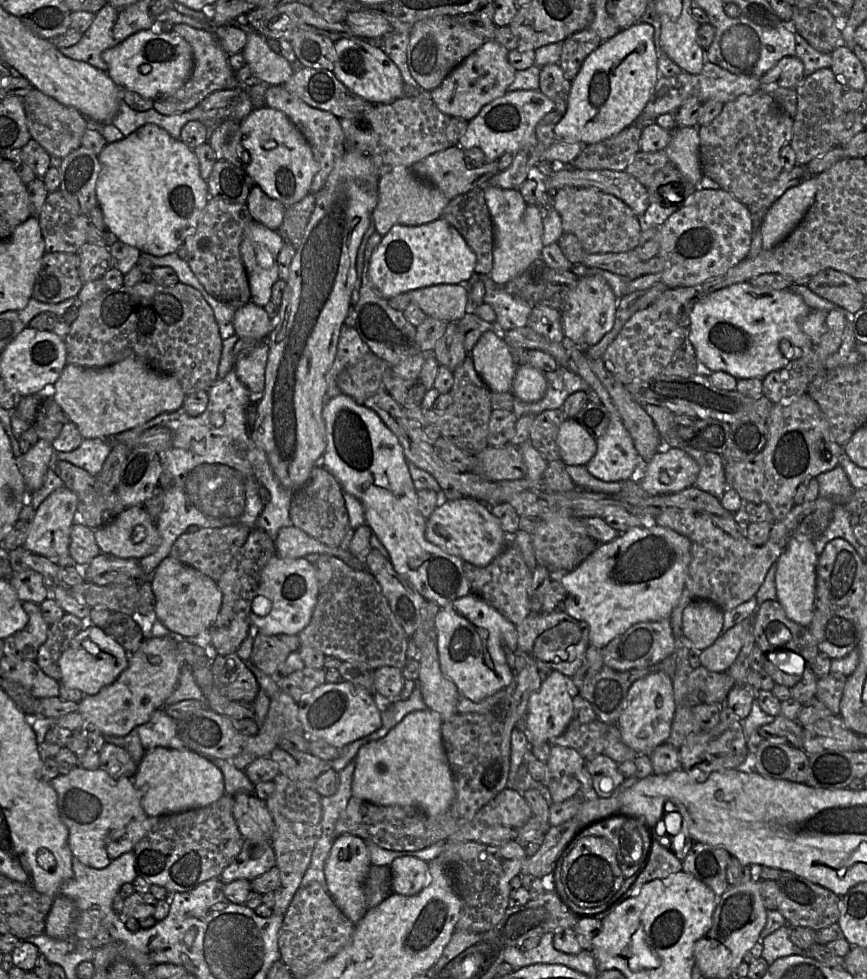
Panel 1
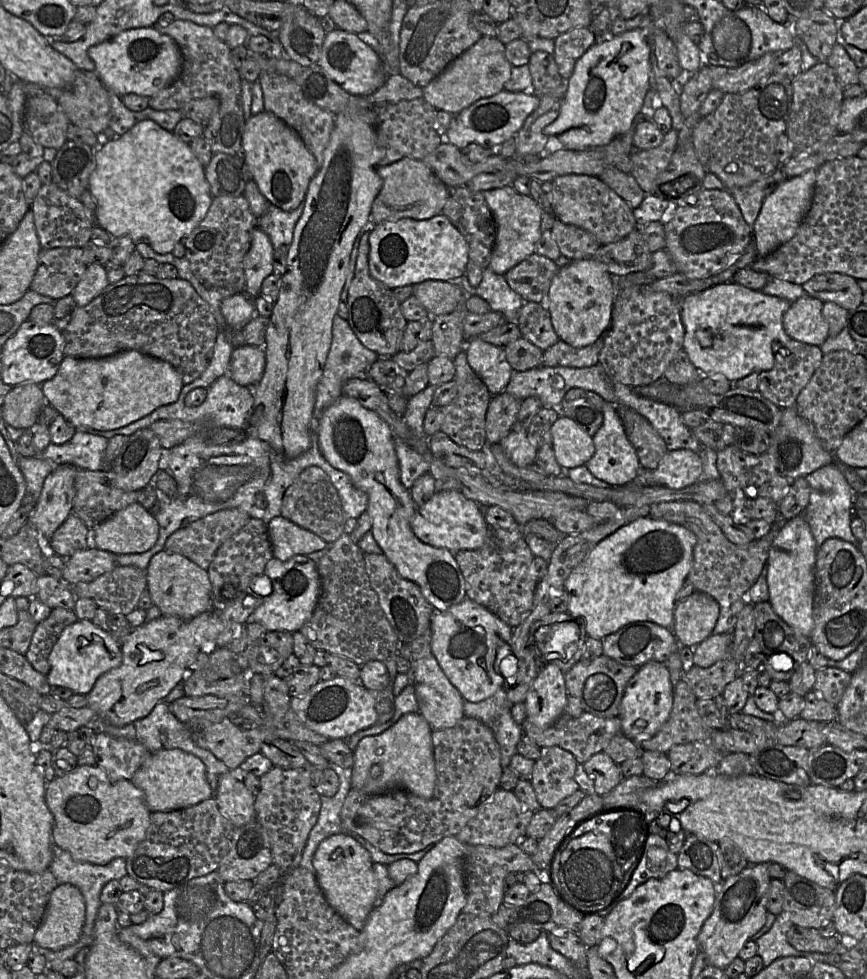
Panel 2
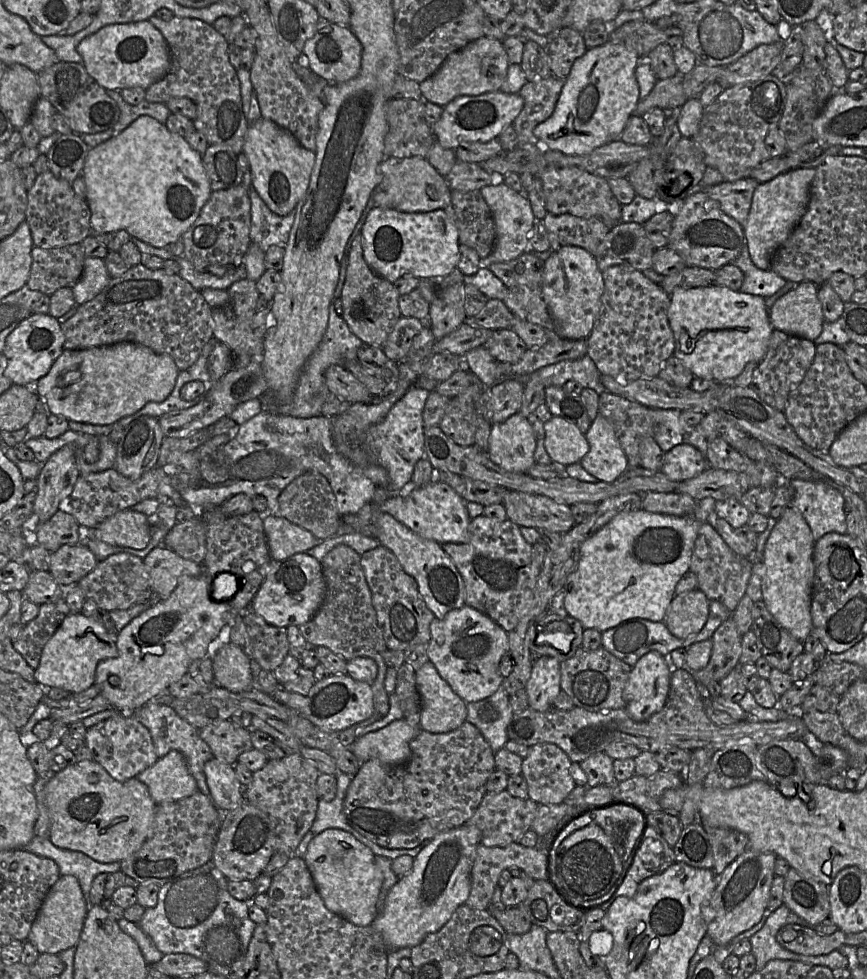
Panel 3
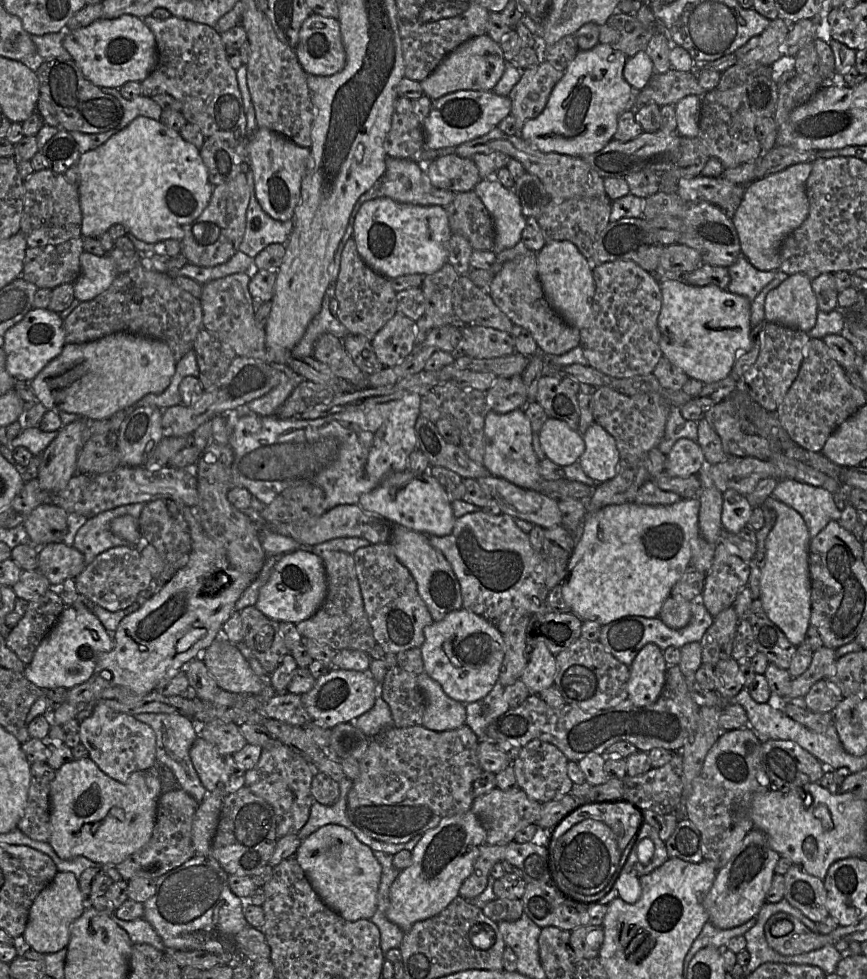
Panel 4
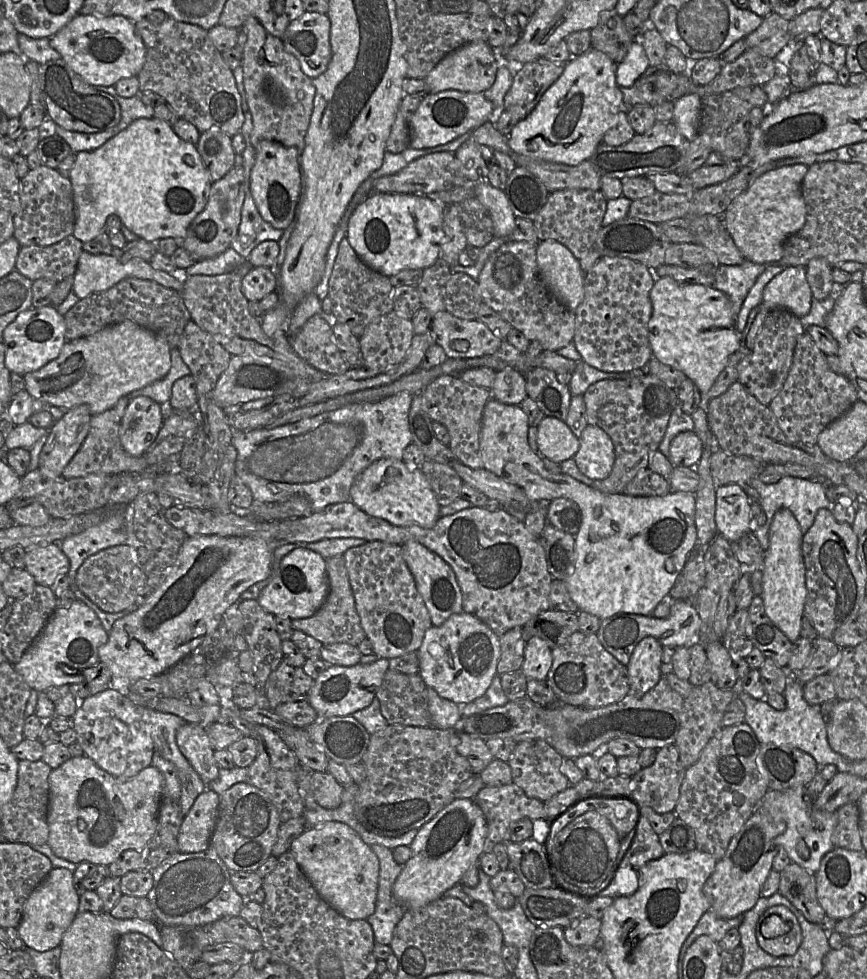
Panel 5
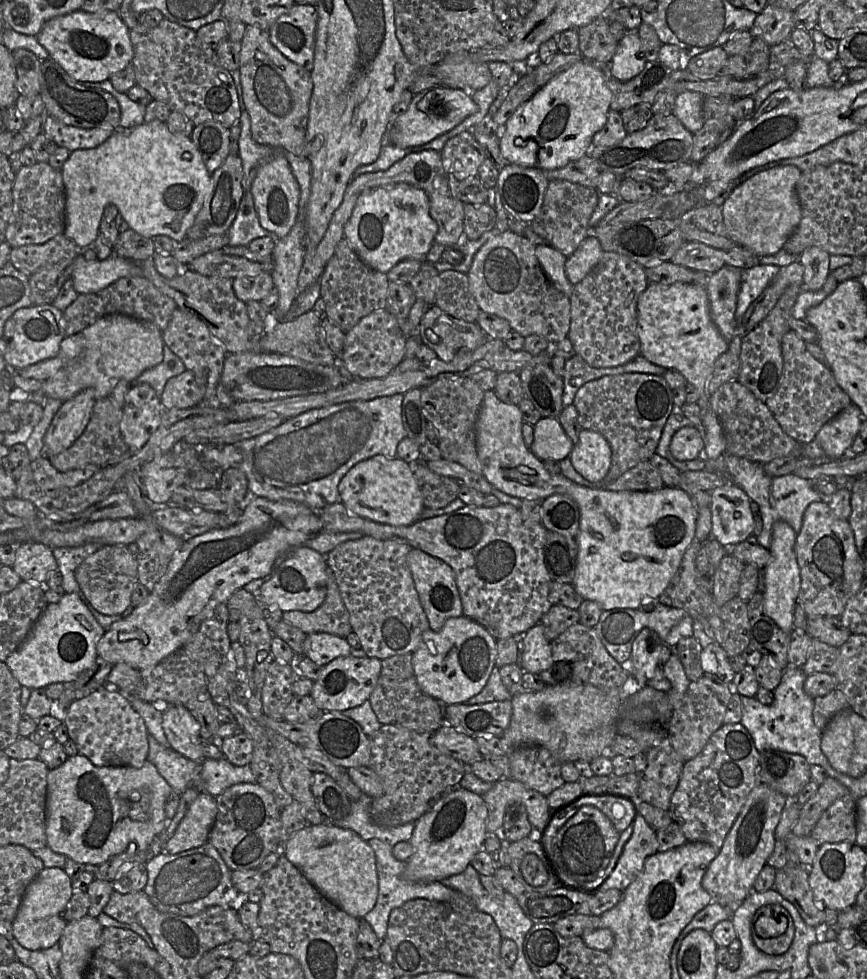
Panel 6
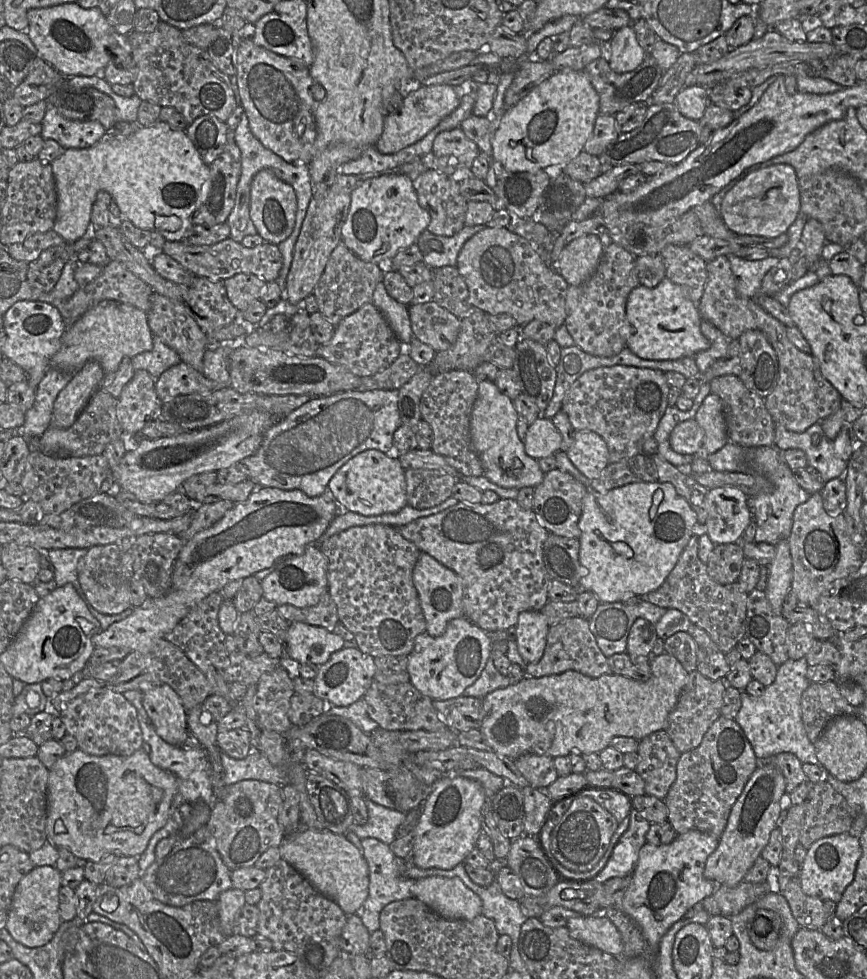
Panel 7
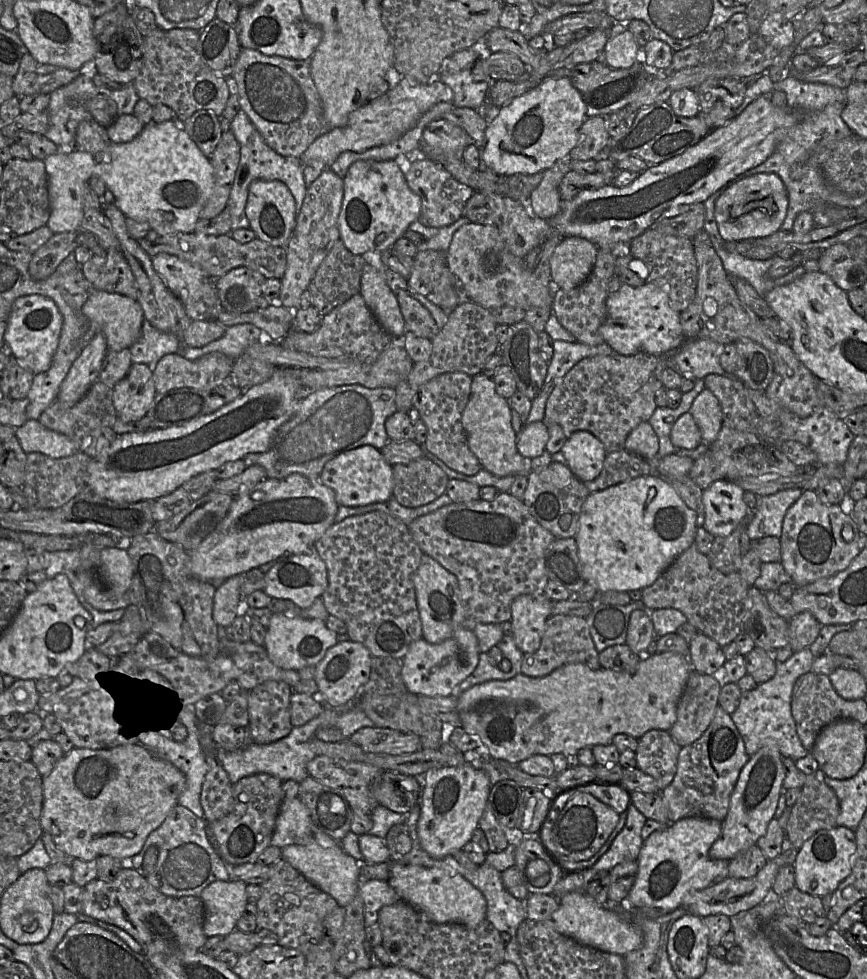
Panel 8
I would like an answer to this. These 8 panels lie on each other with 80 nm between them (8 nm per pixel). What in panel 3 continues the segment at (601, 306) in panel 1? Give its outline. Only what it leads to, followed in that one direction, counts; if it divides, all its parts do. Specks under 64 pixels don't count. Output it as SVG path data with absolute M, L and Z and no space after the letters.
M563 246L550 251L544 261L542 293L544 301L562 339L586 340L601 312L604 280L595 257L577 246Z

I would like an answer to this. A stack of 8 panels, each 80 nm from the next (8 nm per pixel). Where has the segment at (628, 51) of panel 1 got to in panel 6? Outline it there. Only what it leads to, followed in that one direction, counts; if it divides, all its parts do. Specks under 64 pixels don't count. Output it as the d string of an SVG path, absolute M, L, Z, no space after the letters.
M581 60L552 78L520 105L498 133L502 156L509 164L544 171L563 168L589 153L592 138L606 124L612 92L599 65Z

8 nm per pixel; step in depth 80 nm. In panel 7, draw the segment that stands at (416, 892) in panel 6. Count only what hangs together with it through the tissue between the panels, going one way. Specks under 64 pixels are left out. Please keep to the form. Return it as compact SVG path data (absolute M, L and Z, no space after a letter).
M376 838L361 839L361 847L361 852L369 868L369 887L368 896L357 913L370 932L380 929L380 913L387 904L415 897L414 883L416 880L442 875L442 872L445 872L437 869L408 869L410 863L405 863L403 858L397 857L393 853L390 845Z

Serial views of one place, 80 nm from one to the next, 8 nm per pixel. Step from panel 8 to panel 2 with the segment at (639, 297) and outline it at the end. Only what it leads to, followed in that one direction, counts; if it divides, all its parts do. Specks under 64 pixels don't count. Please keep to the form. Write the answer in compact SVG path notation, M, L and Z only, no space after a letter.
M733 281L720 283L679 300L685 328L683 349L702 376L723 374L732 382L753 372L774 367L774 342L789 346L792 338L783 327L783 316L792 302L746 288Z

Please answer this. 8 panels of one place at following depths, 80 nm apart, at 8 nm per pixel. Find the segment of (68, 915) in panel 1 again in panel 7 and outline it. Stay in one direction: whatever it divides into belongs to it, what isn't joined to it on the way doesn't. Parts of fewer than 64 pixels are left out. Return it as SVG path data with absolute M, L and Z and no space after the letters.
M38 866L18 883L5 926L14 940L29 948L41 947L51 941L62 923L59 913L61 880L62 872L54 866Z

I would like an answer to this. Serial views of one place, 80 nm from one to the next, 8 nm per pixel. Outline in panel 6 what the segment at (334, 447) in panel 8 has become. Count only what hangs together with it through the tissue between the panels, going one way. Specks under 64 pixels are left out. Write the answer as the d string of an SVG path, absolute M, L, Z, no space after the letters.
M403 395L348 401L312 409L285 419L281 425L268 432L236 443L243 452L243 459L237 467L246 475L250 494L271 501L299 502L314 511L321 511L328 505L341 502L338 485L354 465L375 455L397 458L397 446L407 436L402 421Z

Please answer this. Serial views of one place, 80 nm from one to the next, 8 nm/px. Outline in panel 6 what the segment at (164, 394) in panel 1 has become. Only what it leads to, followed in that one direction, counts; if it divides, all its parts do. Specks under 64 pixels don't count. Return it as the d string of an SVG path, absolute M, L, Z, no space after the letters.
M113 314L98 319L77 334L65 336L54 358L26 368L11 369L11 375L14 386L29 394L42 391L46 398L64 402L92 388L96 401L110 396L119 380L132 382L145 370L160 364L163 347L162 332L152 322Z

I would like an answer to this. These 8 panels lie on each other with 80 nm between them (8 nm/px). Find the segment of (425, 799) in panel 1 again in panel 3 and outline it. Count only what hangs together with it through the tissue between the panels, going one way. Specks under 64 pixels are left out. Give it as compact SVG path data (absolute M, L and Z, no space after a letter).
M403 718L395 720L357 739L351 750L360 763L376 758L390 766L400 766L409 760L409 743L420 730L420 727L411 726Z

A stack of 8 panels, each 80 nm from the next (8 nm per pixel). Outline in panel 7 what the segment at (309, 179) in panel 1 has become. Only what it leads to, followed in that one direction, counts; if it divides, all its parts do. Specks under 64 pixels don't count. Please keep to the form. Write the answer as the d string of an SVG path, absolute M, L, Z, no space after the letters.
M268 169L259 171L251 182L250 218L265 243L278 245L286 240L294 227L297 198L291 185L280 180Z

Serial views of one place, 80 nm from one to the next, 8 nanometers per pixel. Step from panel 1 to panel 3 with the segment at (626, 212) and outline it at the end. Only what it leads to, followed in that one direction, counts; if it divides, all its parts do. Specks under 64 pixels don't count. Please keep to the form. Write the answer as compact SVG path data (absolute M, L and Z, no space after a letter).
M550 164L535 178L542 182L548 213L571 214L580 218L598 218L610 228L622 222L622 205L612 193L606 179L578 167L557 167Z

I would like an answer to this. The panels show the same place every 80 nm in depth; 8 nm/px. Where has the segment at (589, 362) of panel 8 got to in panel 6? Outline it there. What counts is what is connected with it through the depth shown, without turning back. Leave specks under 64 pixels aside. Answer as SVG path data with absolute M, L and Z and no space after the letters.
M624 373L584 383L573 403L583 429L600 433L611 447L611 467L600 483L611 483L656 453L663 428L674 407L672 389L661 375Z

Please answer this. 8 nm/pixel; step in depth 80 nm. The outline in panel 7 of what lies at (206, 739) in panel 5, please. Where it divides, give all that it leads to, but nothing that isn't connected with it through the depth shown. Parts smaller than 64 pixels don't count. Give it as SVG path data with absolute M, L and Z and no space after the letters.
M162 684L144 691L142 701L157 734L167 743L182 747L190 730L179 695L169 685Z

